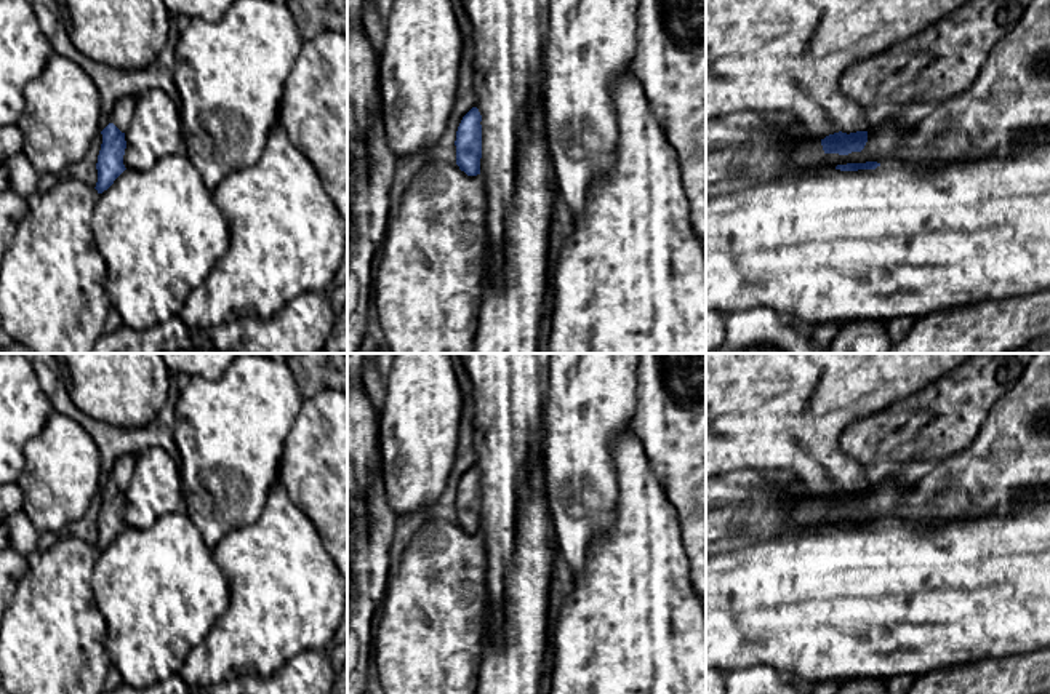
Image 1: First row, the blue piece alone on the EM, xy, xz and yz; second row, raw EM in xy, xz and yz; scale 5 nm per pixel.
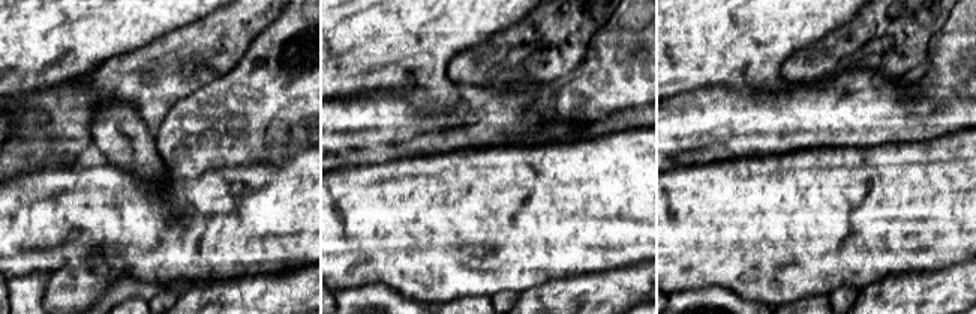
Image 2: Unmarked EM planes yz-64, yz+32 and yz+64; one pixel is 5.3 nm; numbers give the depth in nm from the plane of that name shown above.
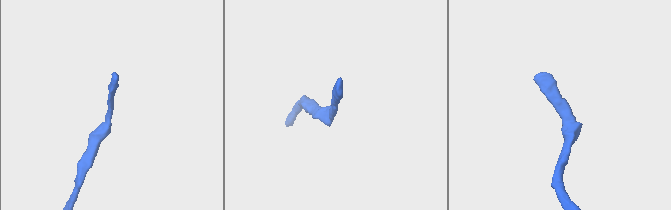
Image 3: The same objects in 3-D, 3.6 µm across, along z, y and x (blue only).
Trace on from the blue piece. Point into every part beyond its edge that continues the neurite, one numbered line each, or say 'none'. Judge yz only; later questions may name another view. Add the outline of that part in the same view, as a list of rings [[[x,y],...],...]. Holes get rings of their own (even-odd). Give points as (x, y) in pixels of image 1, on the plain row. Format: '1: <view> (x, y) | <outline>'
1: yz (786, 411) | [[[706,353],[706,477],[736,469],[786,470],[799,477],[812,493],[856,491],[872,483],[872,475],[839,448],[842,432],[853,422],[901,403],[965,368],[986,353]]]

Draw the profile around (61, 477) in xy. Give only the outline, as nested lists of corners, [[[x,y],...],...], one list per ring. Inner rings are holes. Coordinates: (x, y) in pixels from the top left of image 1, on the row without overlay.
[[[53,413],[42,432],[24,446],[26,467],[16,485],[22,491],[22,512],[38,531],[62,536],[75,529],[99,488],[99,449],[90,433],[74,419]]]

